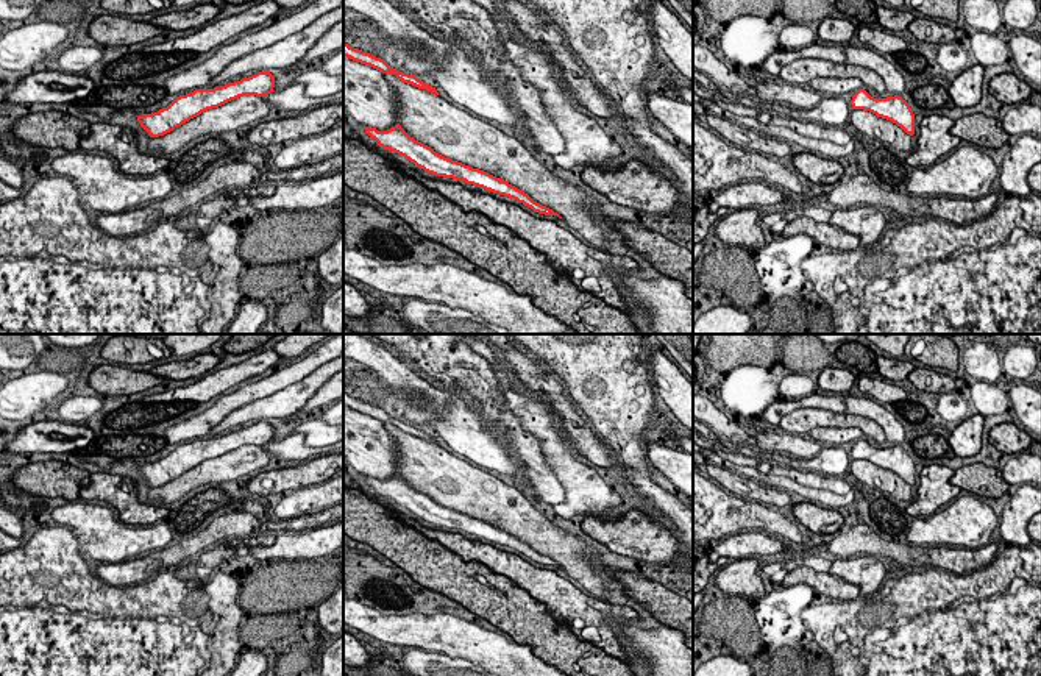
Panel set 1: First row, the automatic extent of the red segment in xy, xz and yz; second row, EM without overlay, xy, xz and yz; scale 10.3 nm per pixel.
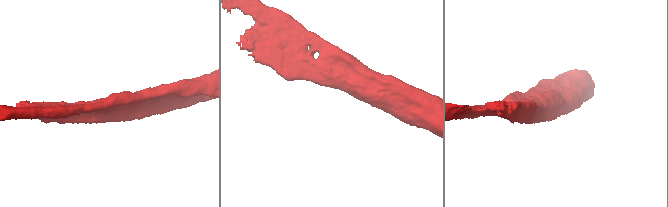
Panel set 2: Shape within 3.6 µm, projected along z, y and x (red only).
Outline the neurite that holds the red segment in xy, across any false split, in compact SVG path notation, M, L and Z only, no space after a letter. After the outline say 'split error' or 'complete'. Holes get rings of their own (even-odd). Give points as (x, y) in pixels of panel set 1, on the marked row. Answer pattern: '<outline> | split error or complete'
M270 70L258 72L240 81L228 83L214 89L195 89L176 97L167 108L158 112L137 116L137 122L150 137L164 136L201 112L219 108L243 95L267 97L275 92L275 76Z | complete

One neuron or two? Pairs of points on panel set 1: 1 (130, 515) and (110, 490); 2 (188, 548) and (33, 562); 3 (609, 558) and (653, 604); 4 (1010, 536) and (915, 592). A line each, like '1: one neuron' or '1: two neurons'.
1: one neuron
2: two neurons
3: one neuron
4: two neurons

